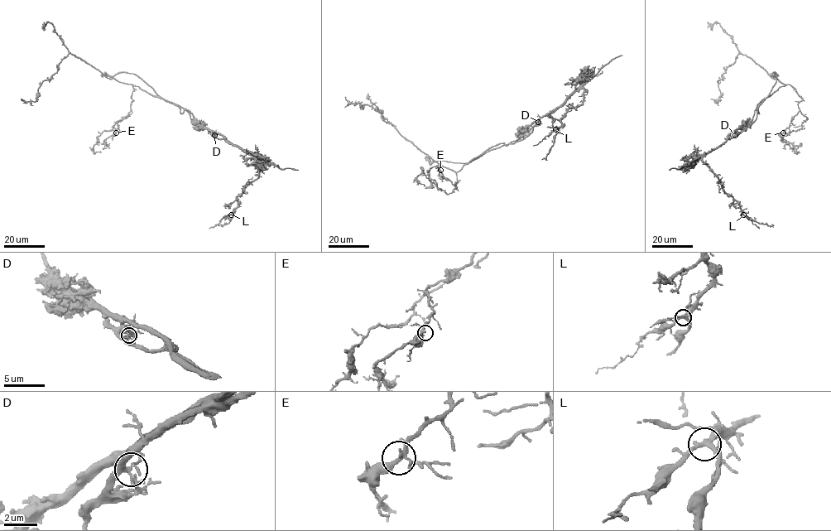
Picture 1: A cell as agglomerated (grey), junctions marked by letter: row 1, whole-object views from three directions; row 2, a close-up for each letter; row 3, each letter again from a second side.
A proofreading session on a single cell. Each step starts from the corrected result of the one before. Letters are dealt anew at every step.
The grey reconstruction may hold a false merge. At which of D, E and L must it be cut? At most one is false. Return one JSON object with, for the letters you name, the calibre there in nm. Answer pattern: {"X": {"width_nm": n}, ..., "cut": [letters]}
{"D": {"width_nm": 220}, "cut": ["D"]}

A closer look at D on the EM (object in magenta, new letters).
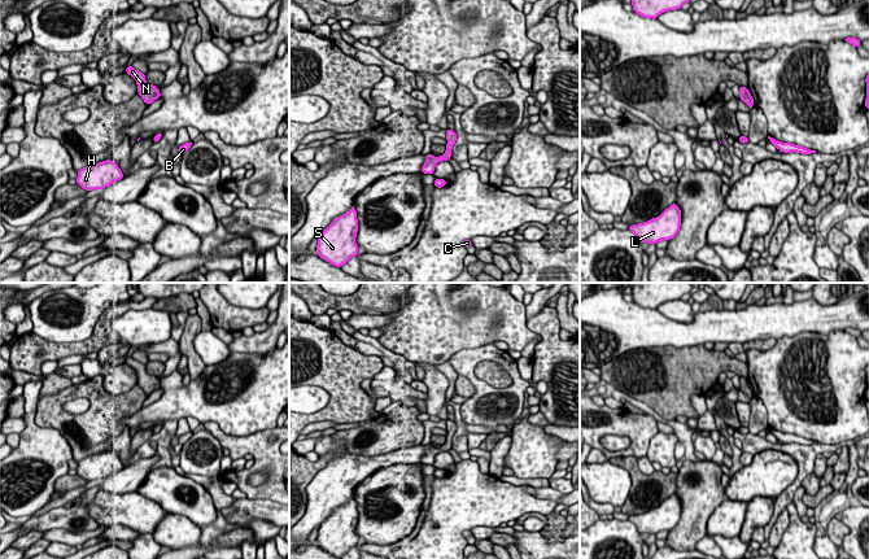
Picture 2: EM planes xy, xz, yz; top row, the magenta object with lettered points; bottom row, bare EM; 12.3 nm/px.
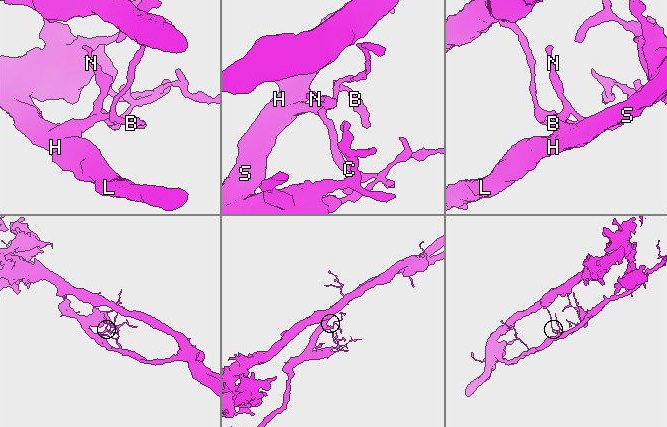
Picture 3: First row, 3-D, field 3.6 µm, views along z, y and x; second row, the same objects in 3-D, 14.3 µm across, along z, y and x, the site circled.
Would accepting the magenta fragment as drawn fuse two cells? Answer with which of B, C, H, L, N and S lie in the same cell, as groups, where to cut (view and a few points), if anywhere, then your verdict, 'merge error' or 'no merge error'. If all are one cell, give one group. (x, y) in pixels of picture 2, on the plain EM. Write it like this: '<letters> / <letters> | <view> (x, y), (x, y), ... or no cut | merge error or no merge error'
B / C H L N S | xz (448, 440), (449, 445), (445, 450) | merge error

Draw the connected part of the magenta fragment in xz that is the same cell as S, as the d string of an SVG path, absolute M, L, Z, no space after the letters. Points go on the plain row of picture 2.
M354 497L322 523L318 529L316 546L336 558L345 555L351 547L359 546L355 533L358 510Z

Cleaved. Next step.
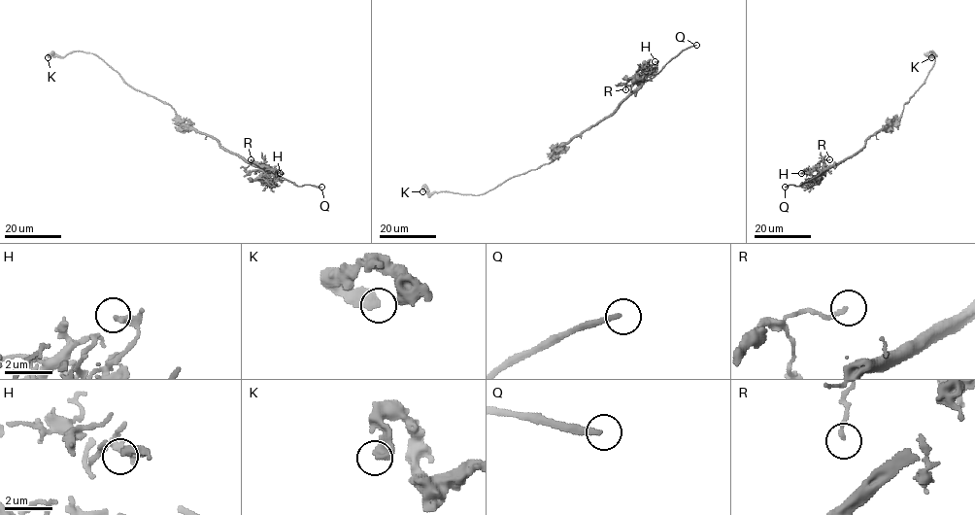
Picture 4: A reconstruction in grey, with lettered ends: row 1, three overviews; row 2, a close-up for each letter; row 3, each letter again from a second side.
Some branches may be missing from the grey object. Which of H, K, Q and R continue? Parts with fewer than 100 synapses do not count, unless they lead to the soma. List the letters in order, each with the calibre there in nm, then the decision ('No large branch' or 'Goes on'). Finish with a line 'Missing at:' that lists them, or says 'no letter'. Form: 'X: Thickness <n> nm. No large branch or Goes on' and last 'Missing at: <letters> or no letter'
H: Thickness 160 nm. No large branch
K: Thickness 440 nm. No large branch
Q: Thickness 240 nm. Goes on
R: Thickness 160 nm. No large branch
Missing at: Q

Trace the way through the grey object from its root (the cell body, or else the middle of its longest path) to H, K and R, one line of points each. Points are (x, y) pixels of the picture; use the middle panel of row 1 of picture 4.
H: (558, 150), (607, 118), (657, 64), (655, 61)
K: (558, 150), (550, 162), (512, 177), (483, 194), (429, 193), (425, 186), (422, 191)
R: (558, 150), (607, 118), (639, 85), (640, 77), (630, 79), (625, 89)

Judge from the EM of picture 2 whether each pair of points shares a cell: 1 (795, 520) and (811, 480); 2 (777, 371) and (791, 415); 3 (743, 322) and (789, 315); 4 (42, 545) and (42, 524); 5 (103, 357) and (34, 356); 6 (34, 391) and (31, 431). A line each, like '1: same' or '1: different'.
1: different
2: same
3: same
4: different
5: different
6: same

